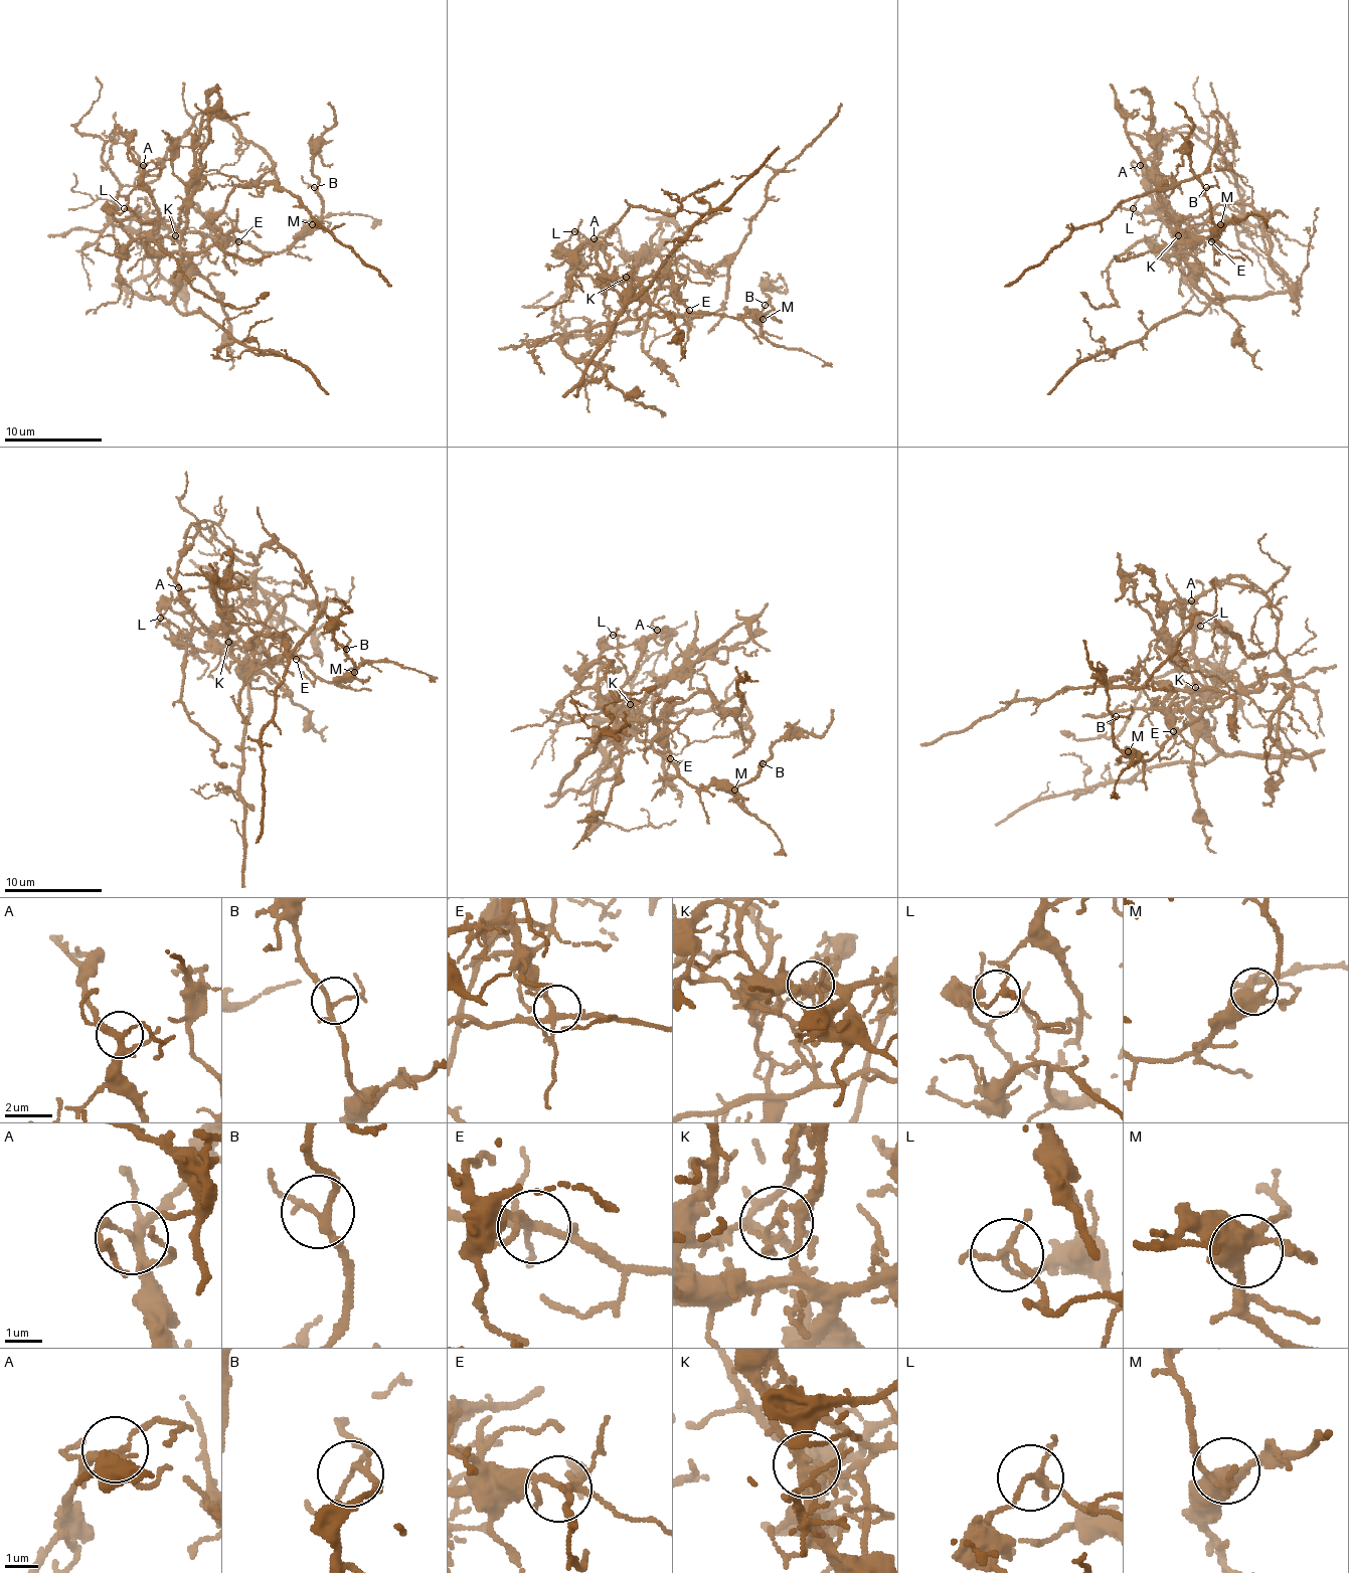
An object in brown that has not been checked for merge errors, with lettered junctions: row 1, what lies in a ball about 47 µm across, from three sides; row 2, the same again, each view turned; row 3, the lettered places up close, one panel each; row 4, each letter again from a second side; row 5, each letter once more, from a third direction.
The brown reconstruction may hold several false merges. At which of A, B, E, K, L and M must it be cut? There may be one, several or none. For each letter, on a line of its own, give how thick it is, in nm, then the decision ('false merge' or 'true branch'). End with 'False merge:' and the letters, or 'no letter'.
A: 240 nm | true branch
B: 170 nm | true branch
E: 220 nm | true branch
K: 180 nm | false merge
L: 130 nm | false merge
M: 440 nm | true branch
False merge: K, L

